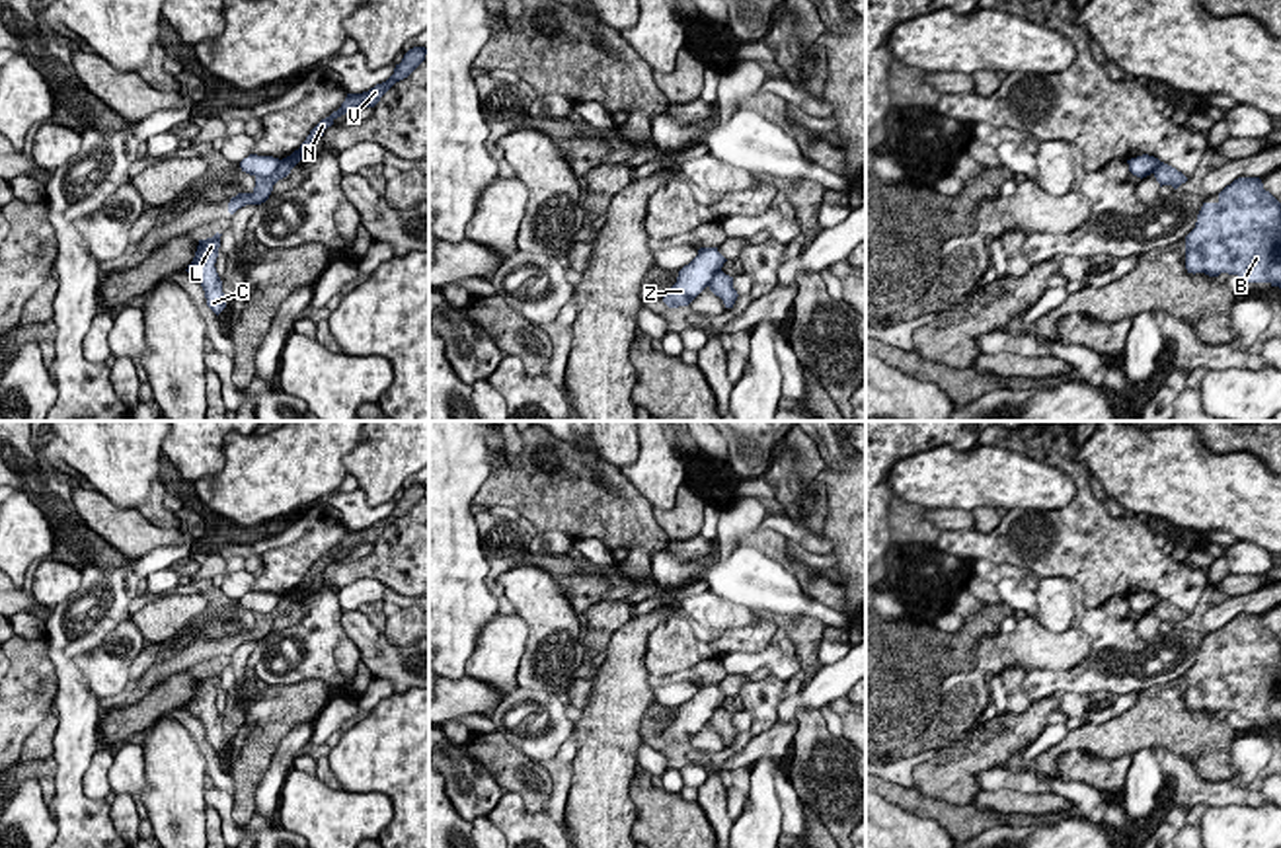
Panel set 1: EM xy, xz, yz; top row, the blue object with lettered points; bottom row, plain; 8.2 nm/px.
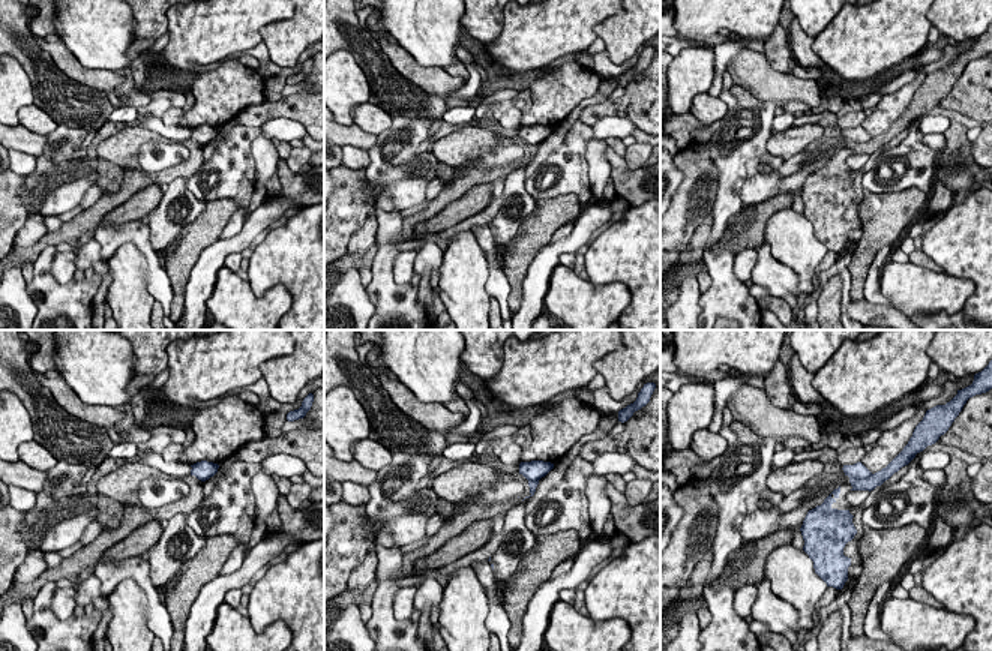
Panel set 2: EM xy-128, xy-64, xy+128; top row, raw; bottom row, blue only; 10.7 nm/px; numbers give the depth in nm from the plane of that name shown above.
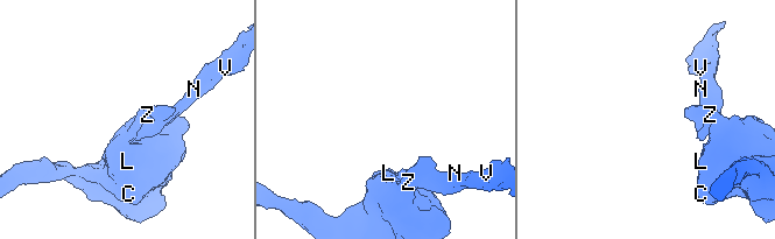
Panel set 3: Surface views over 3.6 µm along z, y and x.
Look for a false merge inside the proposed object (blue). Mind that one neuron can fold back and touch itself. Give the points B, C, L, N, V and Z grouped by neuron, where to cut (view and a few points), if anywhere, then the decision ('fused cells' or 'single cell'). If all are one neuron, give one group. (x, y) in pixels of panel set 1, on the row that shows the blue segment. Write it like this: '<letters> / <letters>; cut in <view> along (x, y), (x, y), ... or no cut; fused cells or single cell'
B C L Z / N V; cut in xy along (281, 160), (271, 174), (256, 178); fused cells

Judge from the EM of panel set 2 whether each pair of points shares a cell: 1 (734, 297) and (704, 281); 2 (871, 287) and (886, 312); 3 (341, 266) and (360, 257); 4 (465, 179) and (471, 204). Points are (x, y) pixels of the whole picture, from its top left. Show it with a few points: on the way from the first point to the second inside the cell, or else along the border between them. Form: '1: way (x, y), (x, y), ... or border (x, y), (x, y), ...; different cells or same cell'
1: border (704, 267), (710, 278), (710, 285), (701, 294); different cells
2: border (863, 297), (872, 303), (889, 306); different cells
3: way (345, 263), (356, 260); same cell
4: border (486, 183), (471, 186), (440, 210); different cells

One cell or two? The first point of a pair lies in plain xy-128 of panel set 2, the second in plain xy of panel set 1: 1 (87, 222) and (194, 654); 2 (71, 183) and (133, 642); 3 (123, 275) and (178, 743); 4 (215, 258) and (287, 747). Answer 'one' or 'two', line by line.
1: one
2: one
3: one
4: two

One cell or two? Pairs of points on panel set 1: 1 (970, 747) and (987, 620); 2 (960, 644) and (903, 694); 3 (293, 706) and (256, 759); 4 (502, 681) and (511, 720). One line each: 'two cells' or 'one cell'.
1: two cells
2: one cell
3: one cell
4: two cells

